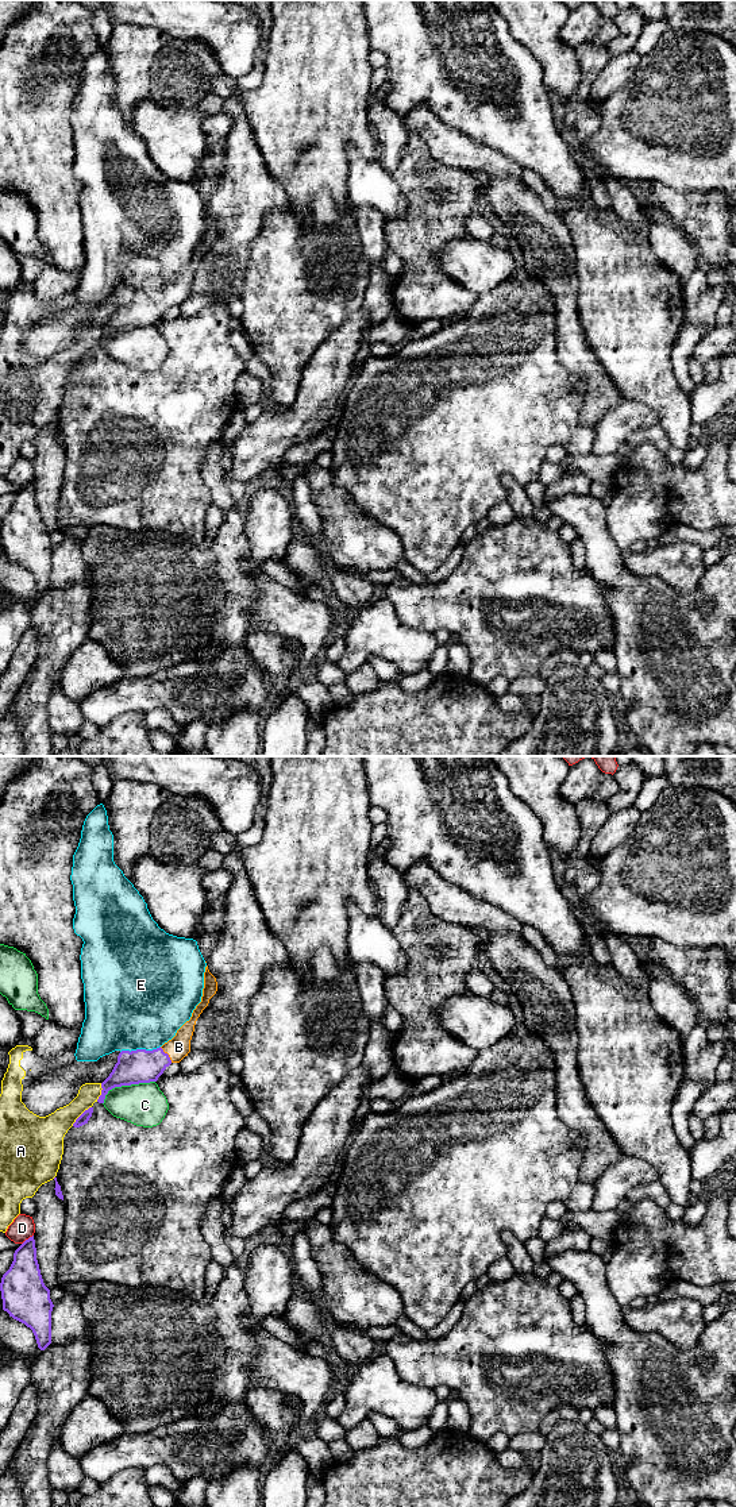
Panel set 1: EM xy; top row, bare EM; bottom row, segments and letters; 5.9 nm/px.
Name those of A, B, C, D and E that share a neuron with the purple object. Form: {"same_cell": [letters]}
{"same_cell": ["B"]}

